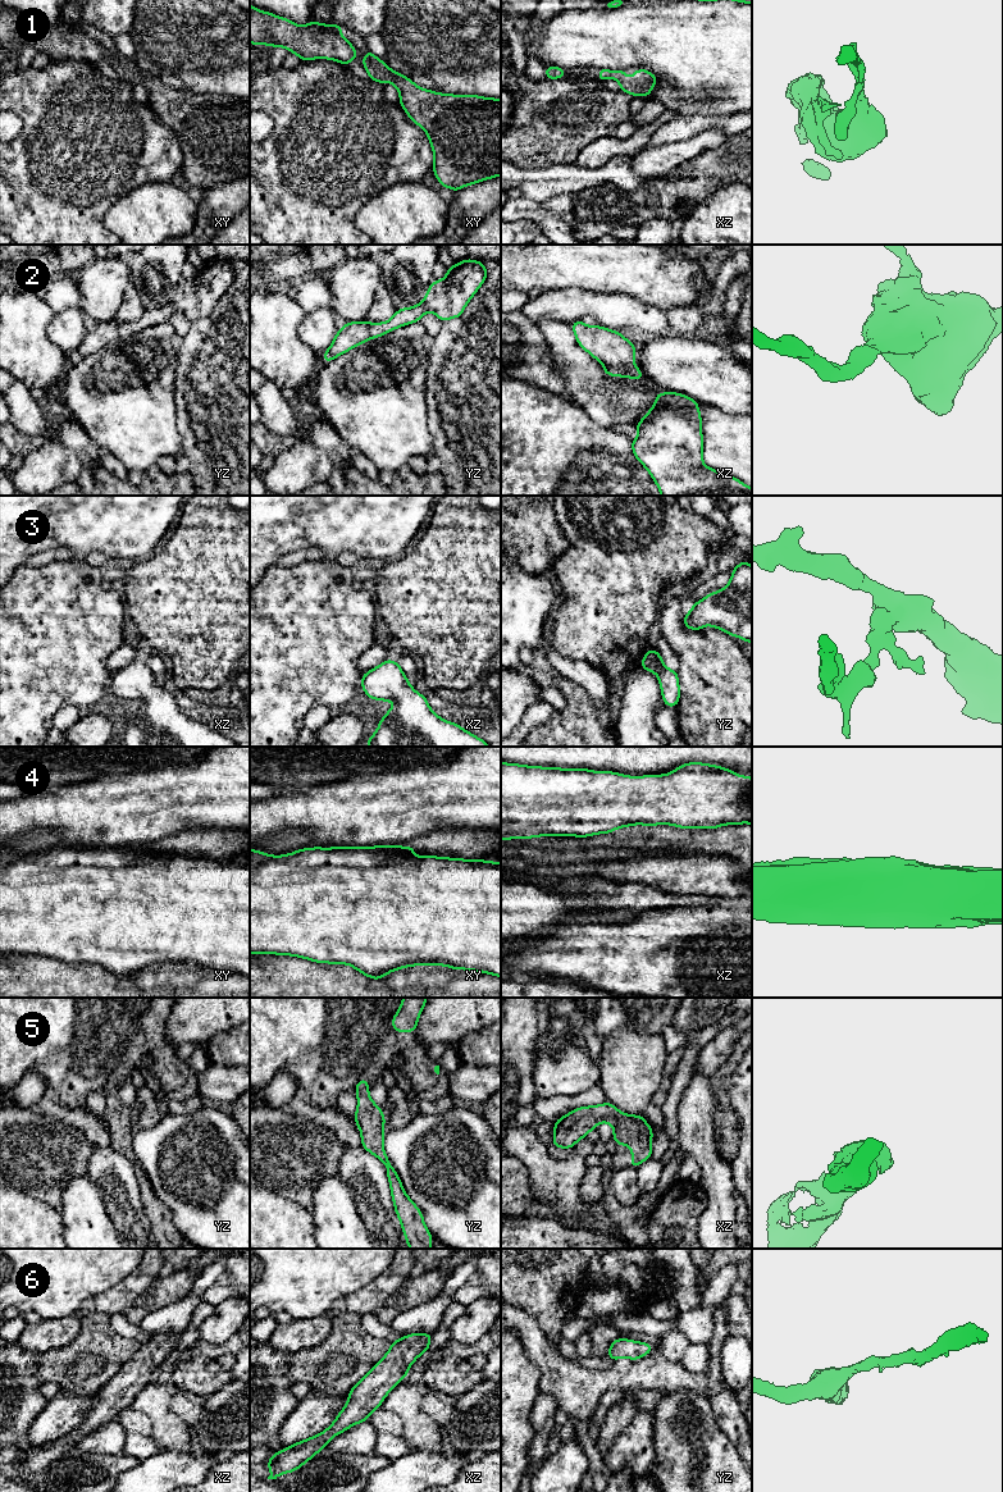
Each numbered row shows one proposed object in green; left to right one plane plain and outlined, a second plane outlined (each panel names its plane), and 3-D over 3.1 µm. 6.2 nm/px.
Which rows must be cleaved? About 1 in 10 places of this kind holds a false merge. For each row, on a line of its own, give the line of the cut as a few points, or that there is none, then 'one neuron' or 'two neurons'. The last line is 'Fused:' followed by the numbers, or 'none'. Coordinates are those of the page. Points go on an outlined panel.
1: no cut; one neuron
2: no cut; one neuron
3: no cut; one neuron
4: no cut; one neuron
5: no cut; one neuron
6: no cut; one neuron
Fused: none

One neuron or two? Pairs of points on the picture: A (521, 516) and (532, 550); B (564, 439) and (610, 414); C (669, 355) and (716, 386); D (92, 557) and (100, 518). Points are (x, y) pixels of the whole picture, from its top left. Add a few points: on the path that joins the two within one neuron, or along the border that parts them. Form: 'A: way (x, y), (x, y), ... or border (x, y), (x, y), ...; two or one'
A: way (523, 524), (532, 537), (532, 542); one
B: border (592, 419), (601, 427), (607, 428); two
C: way (680, 361), (691, 363), (705, 374); one
D: border (110, 559), (100, 552), (90, 552), (83, 560); two

